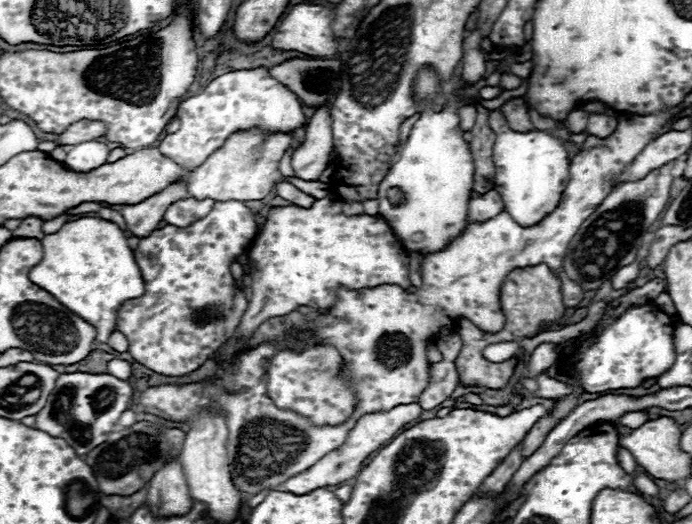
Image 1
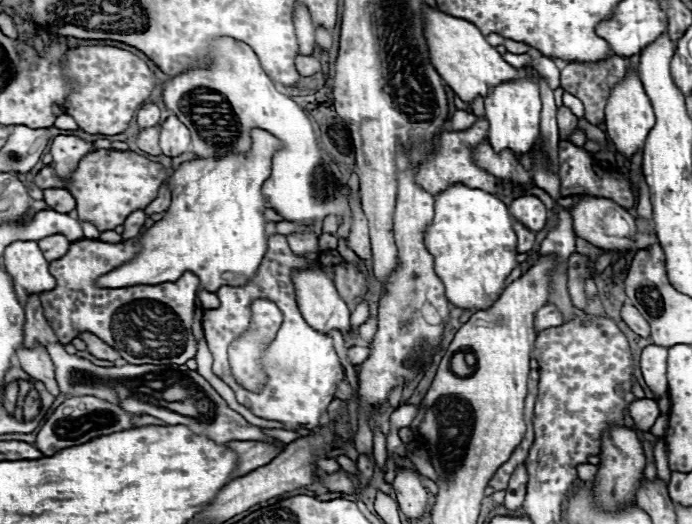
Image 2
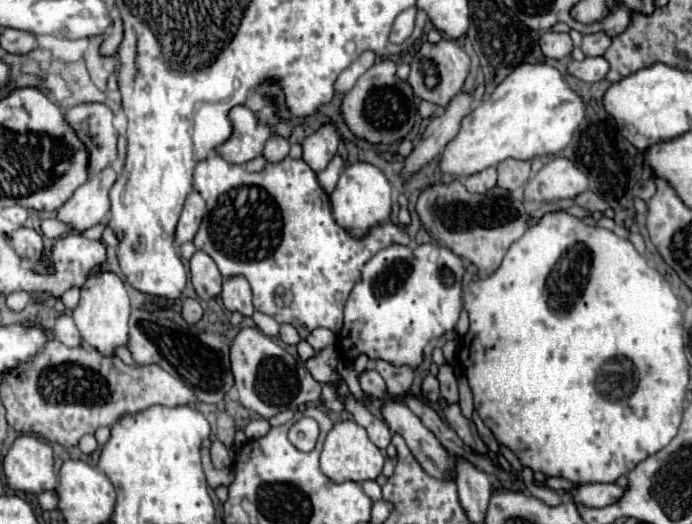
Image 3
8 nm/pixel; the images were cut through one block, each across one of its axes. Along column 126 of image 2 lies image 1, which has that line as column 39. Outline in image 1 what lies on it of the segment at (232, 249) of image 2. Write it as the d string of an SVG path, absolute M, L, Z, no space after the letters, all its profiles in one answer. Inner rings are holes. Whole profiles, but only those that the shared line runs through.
M82 216L66 222L54 234L46 234L40 242L44 246L44 256L40 264L32 268L30 280L50 292L68 310L96 326L98 342L108 342L108 334L116 326L120 304L144 294L144 280L124 230L104 218Z

